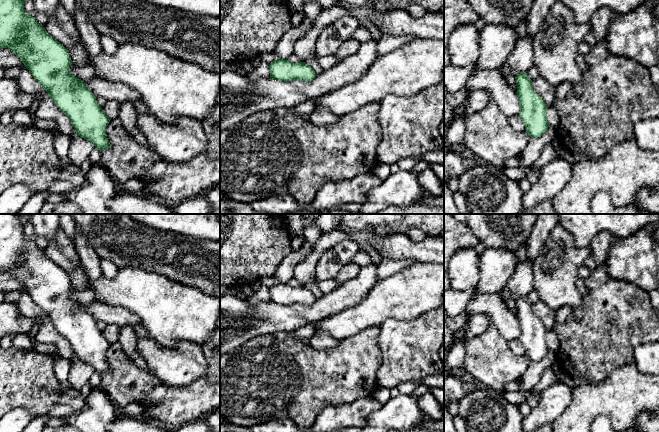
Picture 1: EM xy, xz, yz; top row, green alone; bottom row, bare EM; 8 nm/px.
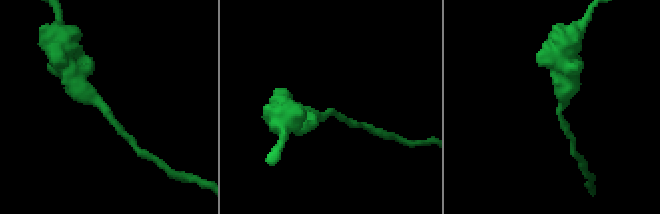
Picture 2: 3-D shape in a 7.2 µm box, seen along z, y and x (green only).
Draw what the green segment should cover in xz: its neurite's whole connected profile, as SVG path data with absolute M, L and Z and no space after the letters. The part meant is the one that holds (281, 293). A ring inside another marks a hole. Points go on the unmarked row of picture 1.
M277 283L269 288L270 302L289 306L301 304L310 306L316 301L315 295L305 286L292 287L287 283Z

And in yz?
M526 296L519 297L515 301L517 320L519 322L520 337L526 356L532 362L542 360L548 353L547 330L543 323L535 316L532 304Z

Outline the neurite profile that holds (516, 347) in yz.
M514 339L514 340L508 341L508 345L509 345L510 350L514 354L522 355L522 356L524 356L526 354L525 349L519 339Z

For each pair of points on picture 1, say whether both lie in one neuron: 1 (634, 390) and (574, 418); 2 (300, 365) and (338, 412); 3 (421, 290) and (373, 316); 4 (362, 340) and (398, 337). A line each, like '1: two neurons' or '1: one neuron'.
1: one neuron
2: two neurons
3: one neuron
4: two neurons

